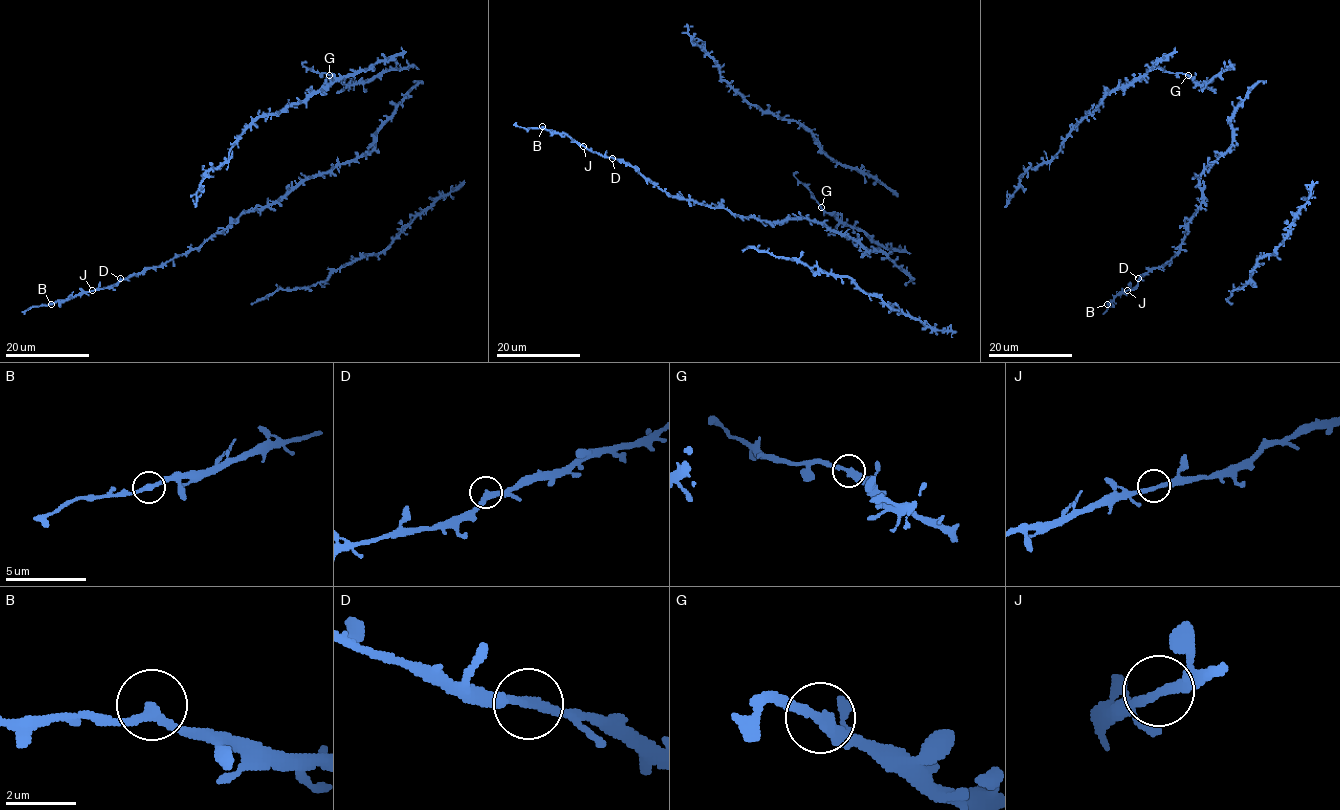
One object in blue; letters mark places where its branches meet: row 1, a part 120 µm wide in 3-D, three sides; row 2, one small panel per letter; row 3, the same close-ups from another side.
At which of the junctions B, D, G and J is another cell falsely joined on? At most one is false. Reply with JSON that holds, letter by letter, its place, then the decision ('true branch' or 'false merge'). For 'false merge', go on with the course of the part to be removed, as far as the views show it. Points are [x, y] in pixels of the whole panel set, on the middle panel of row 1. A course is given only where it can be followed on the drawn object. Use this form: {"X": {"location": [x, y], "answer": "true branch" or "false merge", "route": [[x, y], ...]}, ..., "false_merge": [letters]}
{"B": {"location": [542, 126], "answer": "true branch"}, "D": {"location": [612, 158], "answer": "true branch"}, "G": {"location": [821, 207], "answer": "true branch"}, "J": {"location": [583, 146], "answer": "true branch"}, "false_merge": []}

